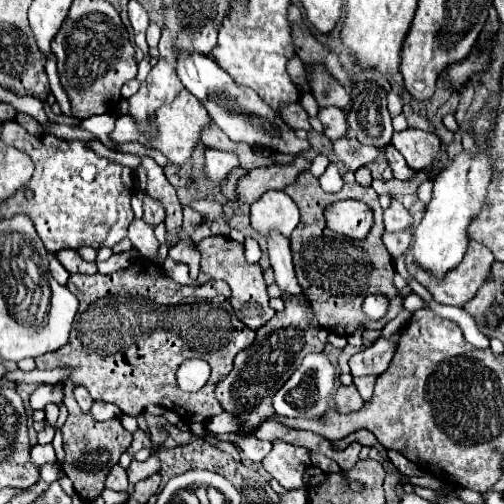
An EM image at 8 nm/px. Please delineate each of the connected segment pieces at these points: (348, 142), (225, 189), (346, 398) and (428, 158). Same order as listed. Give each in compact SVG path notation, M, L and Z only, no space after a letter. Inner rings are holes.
M341 138L341 140L335 140L333 142L333 148L335 148L335 154L339 156L339 160L347 166L347 170L355 172L357 168L365 166L365 164L371 164L379 158L381 150L373 148L373 146L365 146L361 142L357 142L355 138Z
M235 168L233 169L229 176L227 177L227 180L223 182L223 186L221 188L221 192L223 195L230 201L237 202L238 196L237 196L237 184L239 179L246 174L247 171L243 168Z
M341 386L337 392L335 392L335 408L341 412L341 414L349 414L349 412L355 412L363 406L363 400L357 392L355 386Z
M407 128L403 132L393 132L391 144L403 154L411 170L421 170L433 162L439 150L439 138L431 132Z

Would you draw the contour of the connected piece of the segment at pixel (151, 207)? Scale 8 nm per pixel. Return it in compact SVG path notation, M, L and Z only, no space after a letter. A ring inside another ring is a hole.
M145 192L145 200L143 200L143 220L149 222L149 224L159 224L165 220L165 208L161 206L161 202L155 202L155 198L151 198L147 192Z

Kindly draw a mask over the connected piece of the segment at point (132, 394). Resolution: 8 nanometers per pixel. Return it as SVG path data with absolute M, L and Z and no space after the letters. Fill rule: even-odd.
M135 258L127 268L113 274L71 274L67 288L79 298L79 312L73 322L71 340L61 350L43 354L35 360L37 368L69 368L73 386L85 386L93 400L103 400L117 404L123 414L137 418L143 414L147 404L161 404L181 416L183 422L207 422L221 414L221 406L213 394L215 384L225 378L233 368L233 358L245 350L253 340L255 332L249 330L231 308L231 290L225 282L213 280L201 286L179 286L173 280L157 280L155 276L165 276L165 272L151 260ZM161 286L165 290L163 302L149 302L149 288ZM185 358L203 358L211 366L211 378L207 386L199 392L183 392L177 386L175 372Z

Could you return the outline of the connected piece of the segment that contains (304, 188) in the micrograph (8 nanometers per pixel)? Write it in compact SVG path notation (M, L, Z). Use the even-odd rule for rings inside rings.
M305 170L297 176L293 184L285 188L285 194L289 194L301 210L301 222L291 234L291 252L293 252L297 280L305 290L305 294L309 296L309 300L313 302L319 322L337 336L351 336L359 326L363 326L365 330L383 330L383 326L403 310L403 296L393 284L393 274L395 274L393 258L389 256L387 248L381 242L381 236L385 232L383 208L377 200L375 190L371 186L363 188L357 182L353 182L353 184L345 184L343 190L337 194L327 194L321 190L319 180L309 170ZM345 198L355 198L365 202L375 214L373 228L365 240L345 238L341 234L331 232L325 226L325 218L323 218L325 206ZM377 292L389 298L389 312L383 320L371 322L361 312L361 304L369 294L377 294Z

